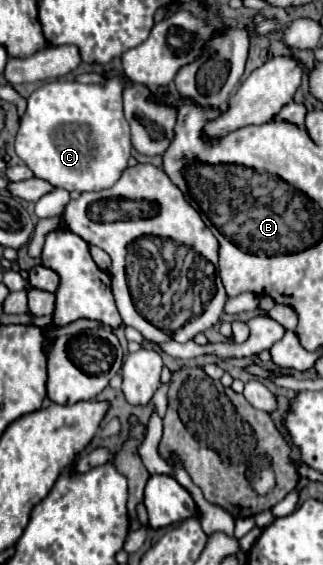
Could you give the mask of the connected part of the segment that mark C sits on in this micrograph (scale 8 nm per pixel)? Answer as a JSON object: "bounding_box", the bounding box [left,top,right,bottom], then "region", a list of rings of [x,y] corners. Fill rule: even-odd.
{"bounding_box":[16,74,132,192],"region":[[[122,74],[106,78],[106,84],[80,84],[80,82],[46,82],[28,98],[28,108],[20,118],[16,134],[16,154],[34,172],[36,178],[52,182],[56,188],[68,192],[100,192],[116,184],[128,166],[132,152],[130,126],[122,112],[122,90],[126,78]]]}

